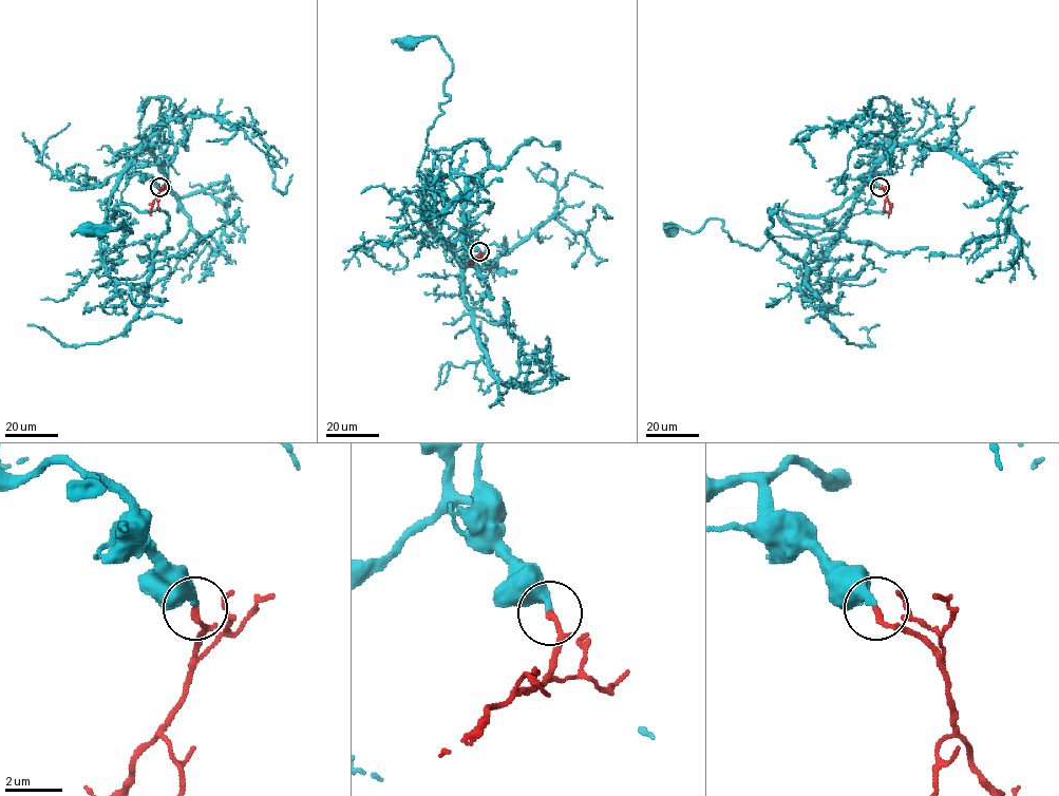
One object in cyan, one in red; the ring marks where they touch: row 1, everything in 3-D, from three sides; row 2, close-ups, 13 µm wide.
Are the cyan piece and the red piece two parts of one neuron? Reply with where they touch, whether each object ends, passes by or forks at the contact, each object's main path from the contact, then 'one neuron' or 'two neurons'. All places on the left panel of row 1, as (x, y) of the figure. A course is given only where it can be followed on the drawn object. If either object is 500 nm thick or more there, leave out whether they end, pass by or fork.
place (159, 187); cyan ends; red ends; course cyan (158, 187), (127, 169), (98, 239), (108, 249), (121, 244), (124, 219), (132, 232), (87, 229); course red (158, 187), (151, 215); one neuron

